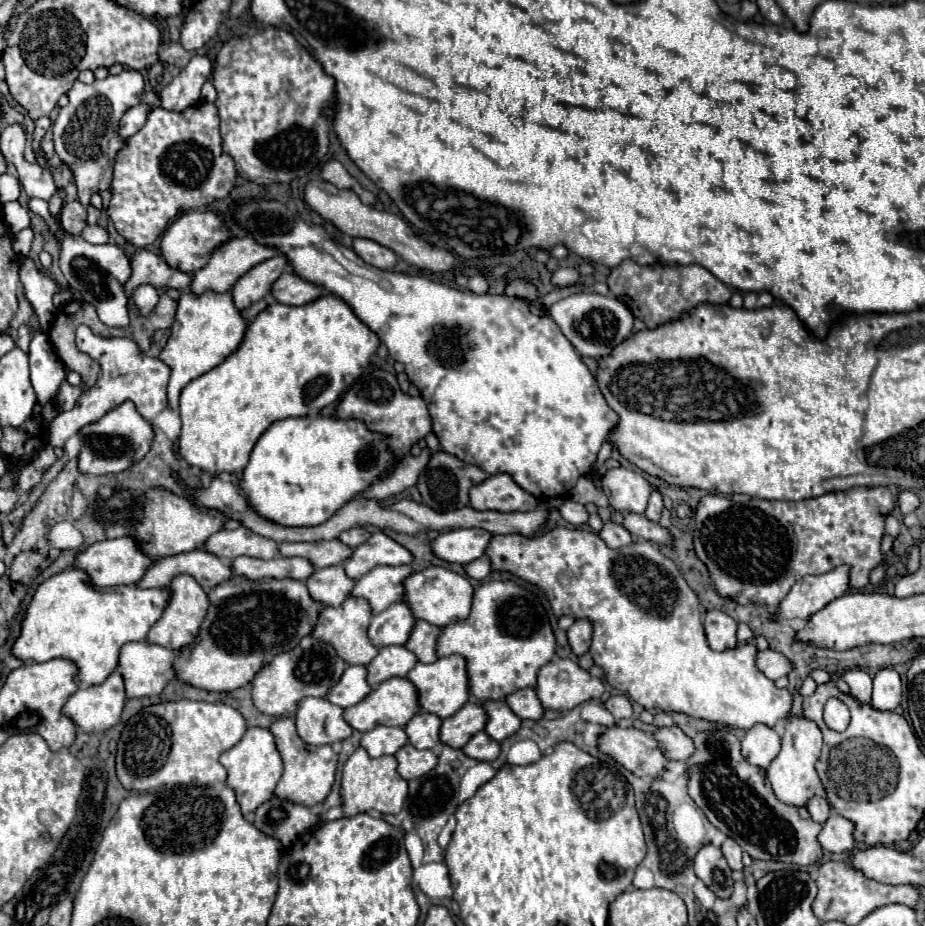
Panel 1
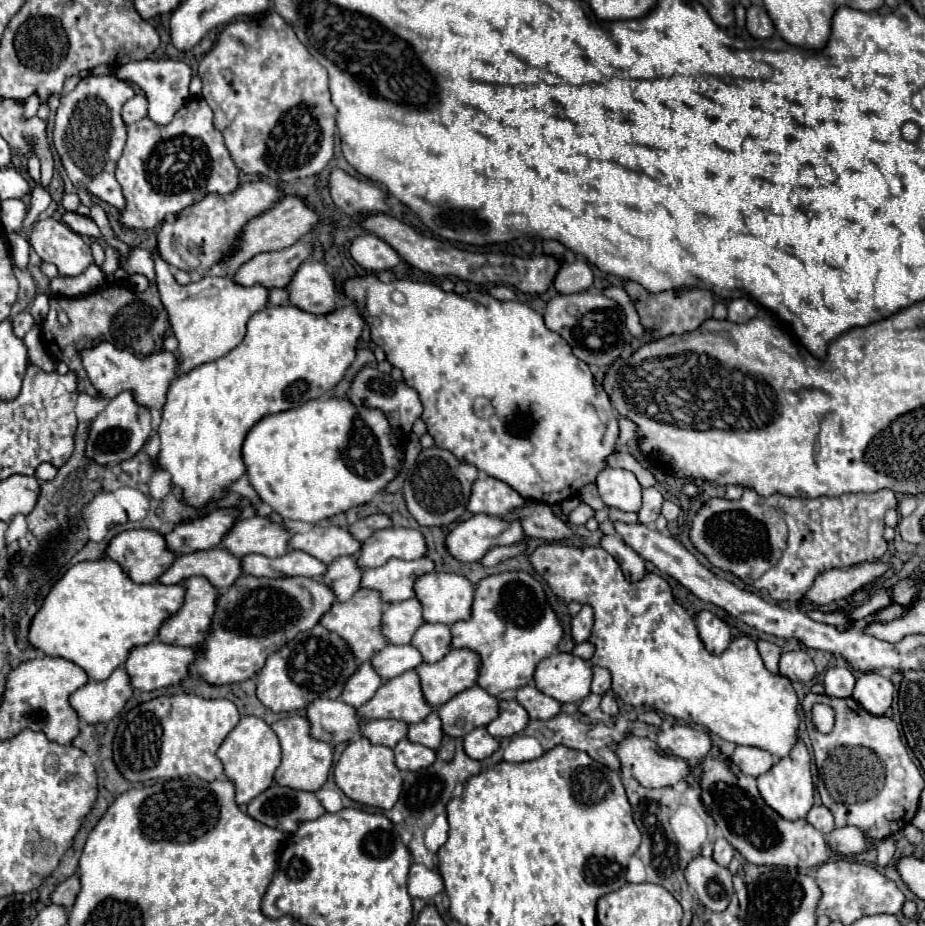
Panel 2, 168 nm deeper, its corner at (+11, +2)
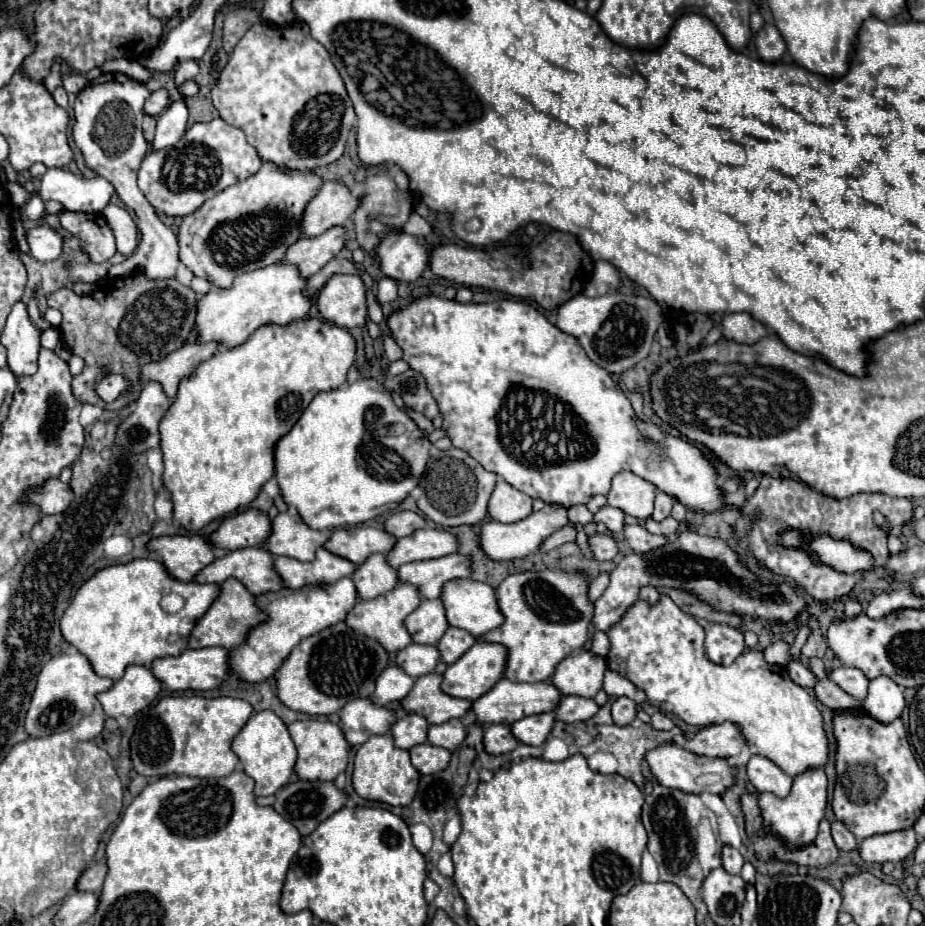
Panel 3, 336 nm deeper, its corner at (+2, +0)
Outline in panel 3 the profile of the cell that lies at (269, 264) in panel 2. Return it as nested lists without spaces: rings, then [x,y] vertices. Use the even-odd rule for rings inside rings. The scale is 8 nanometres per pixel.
[[[334,227],[320,237],[302,237],[288,251],[284,263],[292,263],[300,269],[302,277],[318,273],[330,259],[334,259],[346,245],[344,227]]]

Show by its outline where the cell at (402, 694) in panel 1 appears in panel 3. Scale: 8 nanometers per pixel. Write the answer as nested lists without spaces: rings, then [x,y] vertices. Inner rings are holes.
[[[428,673],[418,677],[414,689],[402,701],[402,707],[410,713],[424,715],[430,725],[446,723],[450,719],[460,719],[468,715],[472,701],[446,695],[440,689],[440,683],[442,683],[442,675],[438,673]]]

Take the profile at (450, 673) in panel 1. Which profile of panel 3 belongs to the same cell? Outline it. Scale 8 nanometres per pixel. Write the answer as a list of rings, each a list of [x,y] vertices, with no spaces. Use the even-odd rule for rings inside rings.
[[[486,641],[476,643],[454,665],[450,665],[446,669],[444,681],[442,681],[442,691],[452,695],[452,697],[462,697],[462,699],[476,701],[478,697],[488,693],[504,677],[506,659],[508,659],[508,649],[504,645],[500,645],[500,643],[486,643]]]

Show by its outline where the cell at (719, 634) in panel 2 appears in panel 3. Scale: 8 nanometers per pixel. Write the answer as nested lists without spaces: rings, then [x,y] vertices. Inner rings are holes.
[[[712,625],[706,631],[706,655],[716,665],[730,665],[746,651],[744,635],[728,625]]]

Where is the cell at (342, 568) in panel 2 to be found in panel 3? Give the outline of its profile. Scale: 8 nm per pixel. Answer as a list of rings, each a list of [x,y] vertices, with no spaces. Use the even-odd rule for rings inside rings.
[[[374,553],[356,569],[352,581],[356,583],[360,599],[374,599],[398,585],[398,573],[394,567],[386,565],[384,553]]]

